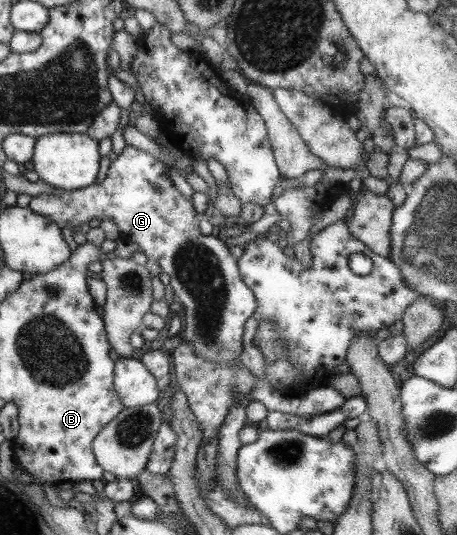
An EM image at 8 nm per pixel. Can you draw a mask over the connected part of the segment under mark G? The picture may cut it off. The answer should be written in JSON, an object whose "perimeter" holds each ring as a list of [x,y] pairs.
{"perimeter":[[[125,145],[121,153],[116,156],[116,159],[110,162],[105,180],[103,180],[101,184],[97,184],[95,182],[85,188],[80,188],[73,191],[53,188],[52,193],[42,193],[40,195],[32,196],[28,203],[28,207],[33,212],[49,218],[49,220],[53,221],[60,228],[60,230],[64,226],[71,229],[73,226],[79,226],[83,222],[88,222],[91,219],[101,221],[102,218],[111,218],[118,228],[120,236],[119,240],[136,244],[139,252],[143,253],[147,259],[155,260],[155,262],[157,262],[160,266],[161,271],[169,275],[170,285],[168,291],[171,292],[168,293],[175,294],[175,296],[179,299],[179,302],[181,302],[181,308],[183,308],[183,328],[180,329],[182,336],[181,339],[192,348],[193,354],[201,360],[208,360],[209,362],[214,362],[215,364],[238,364],[240,363],[240,354],[242,351],[242,334],[244,333],[244,324],[255,310],[256,298],[253,296],[251,290],[243,284],[243,281],[238,273],[236,260],[231,257],[228,252],[228,248],[221,240],[221,236],[216,233],[212,236],[203,236],[199,232],[197,227],[199,215],[193,210],[190,199],[191,198],[181,196],[181,193],[173,186],[170,174],[168,173],[168,167],[165,166],[165,164],[144,150]]]}

